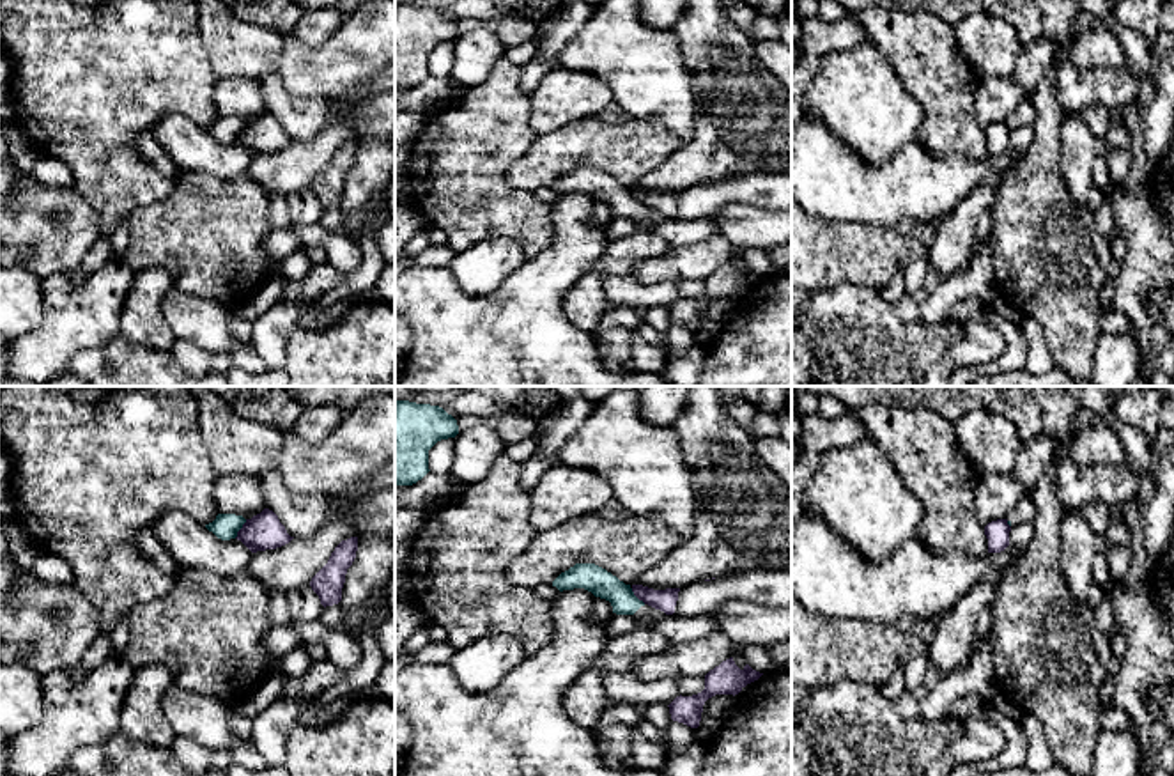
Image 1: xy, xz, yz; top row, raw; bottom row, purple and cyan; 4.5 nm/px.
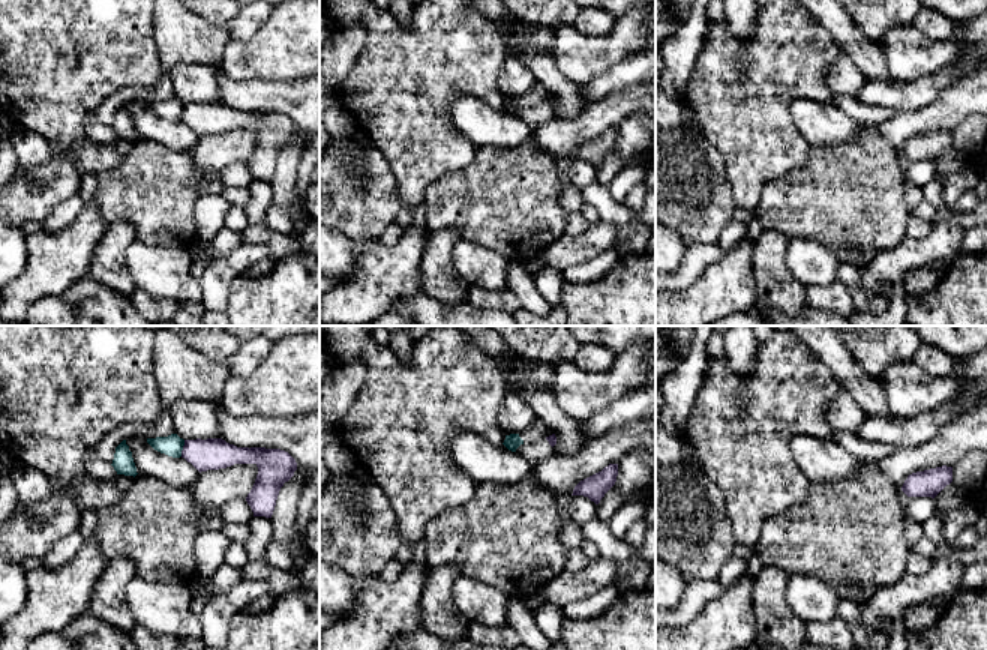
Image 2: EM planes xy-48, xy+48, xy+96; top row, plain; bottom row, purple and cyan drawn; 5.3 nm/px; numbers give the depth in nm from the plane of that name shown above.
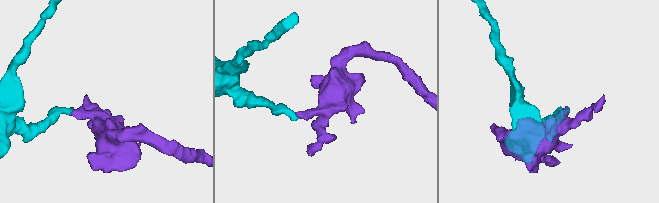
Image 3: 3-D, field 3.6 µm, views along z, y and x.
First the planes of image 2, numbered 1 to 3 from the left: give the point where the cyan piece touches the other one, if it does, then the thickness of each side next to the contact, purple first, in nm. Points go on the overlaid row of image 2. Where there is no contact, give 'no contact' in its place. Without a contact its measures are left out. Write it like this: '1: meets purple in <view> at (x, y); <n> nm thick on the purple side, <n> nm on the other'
1: meets purple in xy-48 at (183, 448); 170 nm thick on the purple side, 110 nm on the other
2: no contact
3: no contact

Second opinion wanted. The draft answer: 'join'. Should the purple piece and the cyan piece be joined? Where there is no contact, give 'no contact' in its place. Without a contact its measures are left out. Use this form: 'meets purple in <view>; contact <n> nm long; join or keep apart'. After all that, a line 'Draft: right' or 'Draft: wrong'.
meets purple in xy; contact 110 nm long; keep apart
Draft: wrong

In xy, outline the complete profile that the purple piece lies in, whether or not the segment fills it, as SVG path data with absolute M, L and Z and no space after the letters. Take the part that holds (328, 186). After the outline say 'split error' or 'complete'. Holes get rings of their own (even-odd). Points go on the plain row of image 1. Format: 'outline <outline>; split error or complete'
outline M358 140L342 144L331 156L328 167L312 181L310 190L324 211L342 204L345 177L356 161L356 154Z; complete

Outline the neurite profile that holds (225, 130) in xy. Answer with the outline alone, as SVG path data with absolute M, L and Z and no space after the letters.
M218 117L216 122L205 131L212 135L221 144L230 144L237 140L237 135L243 131L246 122L236 117Z

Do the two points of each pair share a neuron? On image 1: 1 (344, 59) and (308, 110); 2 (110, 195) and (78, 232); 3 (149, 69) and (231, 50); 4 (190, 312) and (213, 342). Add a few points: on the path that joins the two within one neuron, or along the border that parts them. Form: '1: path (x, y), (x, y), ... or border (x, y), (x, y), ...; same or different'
1: border (280, 78), (282, 85), (294, 96), (335, 100); different
2: border (73, 186), (96, 211), (100, 234); different
3: border (197, 18), (202, 46), (211, 73), (216, 78); different
4: path (197, 319), (213, 335); same

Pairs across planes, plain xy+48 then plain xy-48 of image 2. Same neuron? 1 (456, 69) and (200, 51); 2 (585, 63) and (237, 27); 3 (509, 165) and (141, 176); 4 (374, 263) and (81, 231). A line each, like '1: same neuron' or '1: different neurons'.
1: different neurons
2: different neurons
3: same neuron
4: same neuron

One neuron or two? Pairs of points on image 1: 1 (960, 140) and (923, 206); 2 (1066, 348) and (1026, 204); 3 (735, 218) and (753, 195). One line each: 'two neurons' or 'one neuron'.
1: two neurons
2: one neuron
3: two neurons

